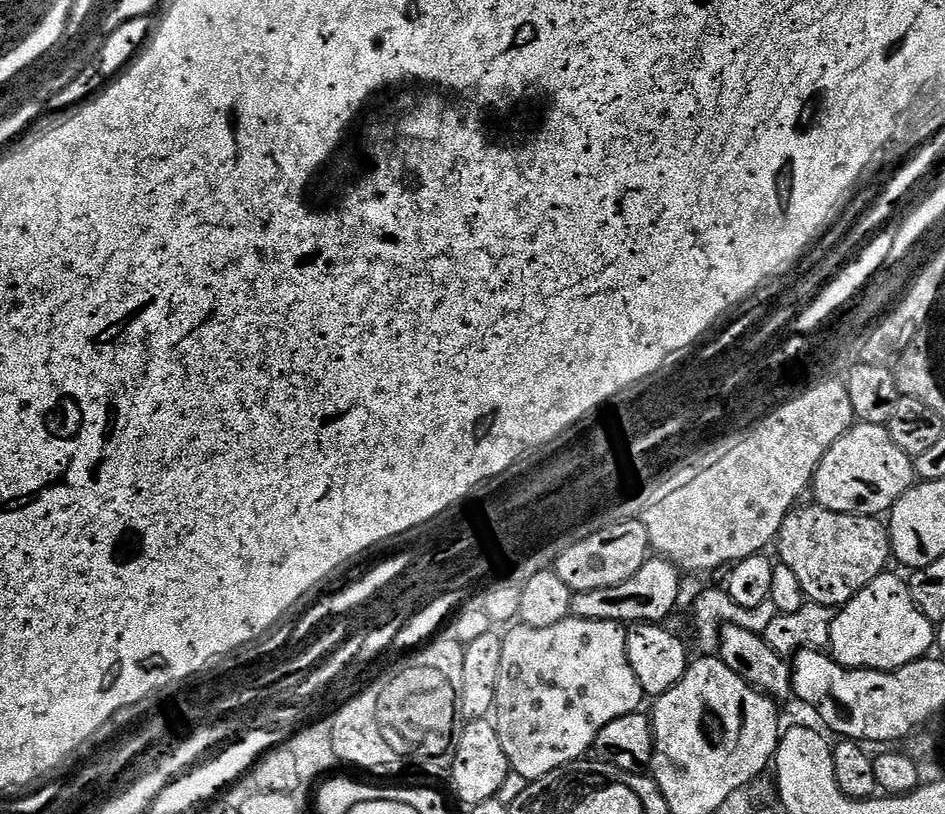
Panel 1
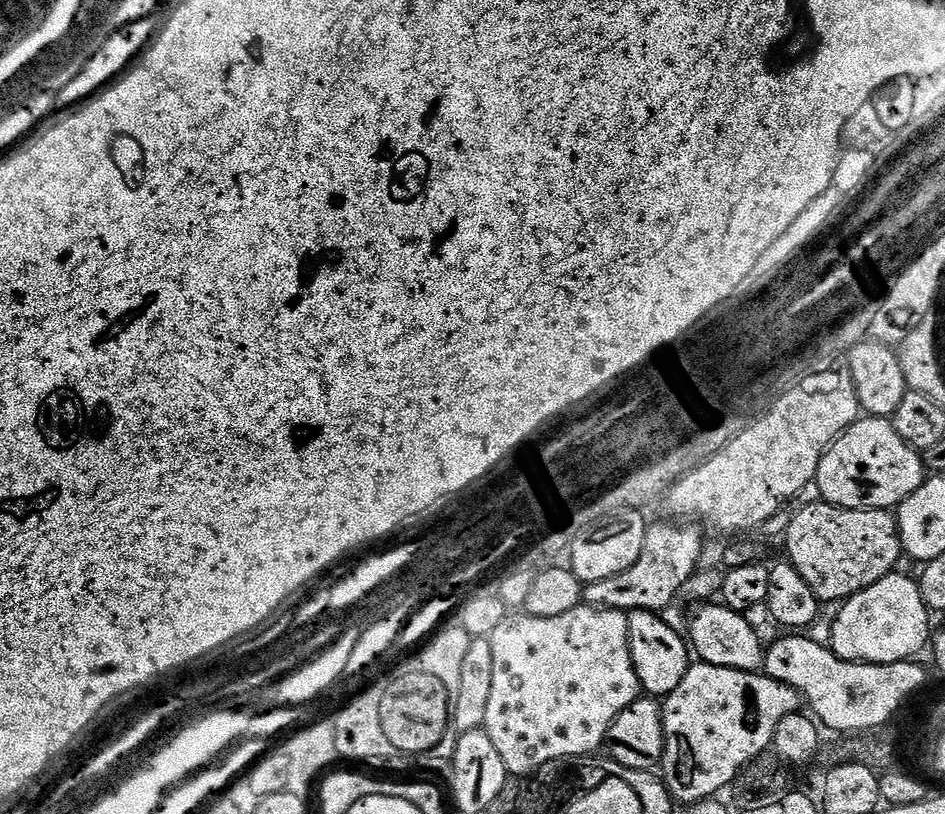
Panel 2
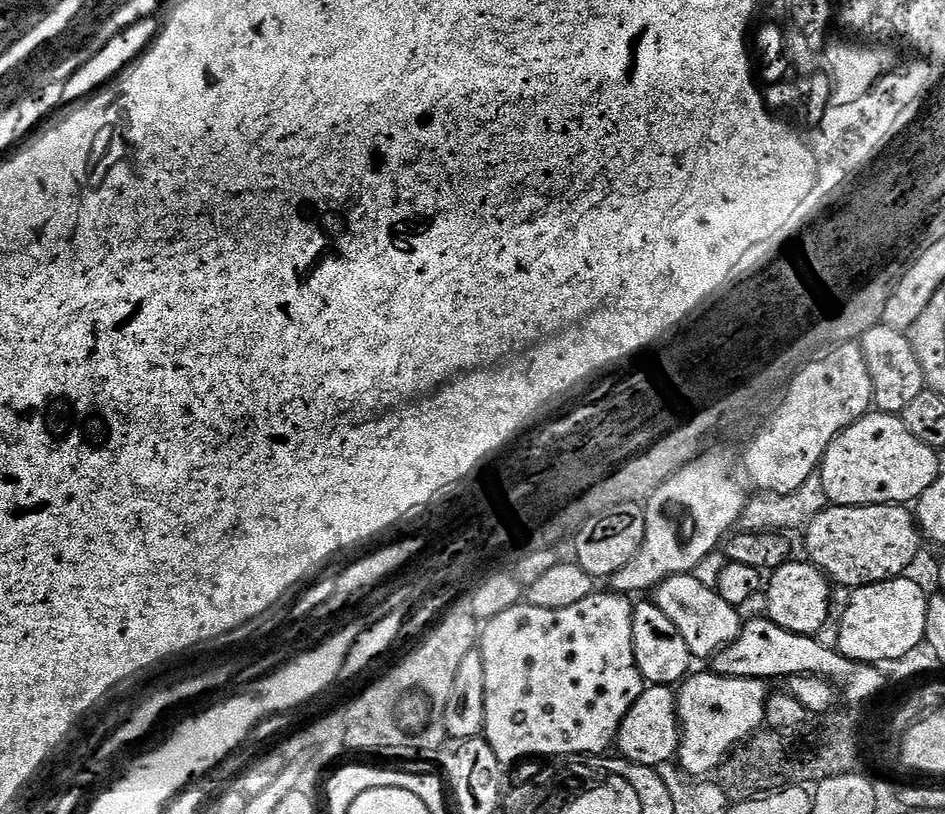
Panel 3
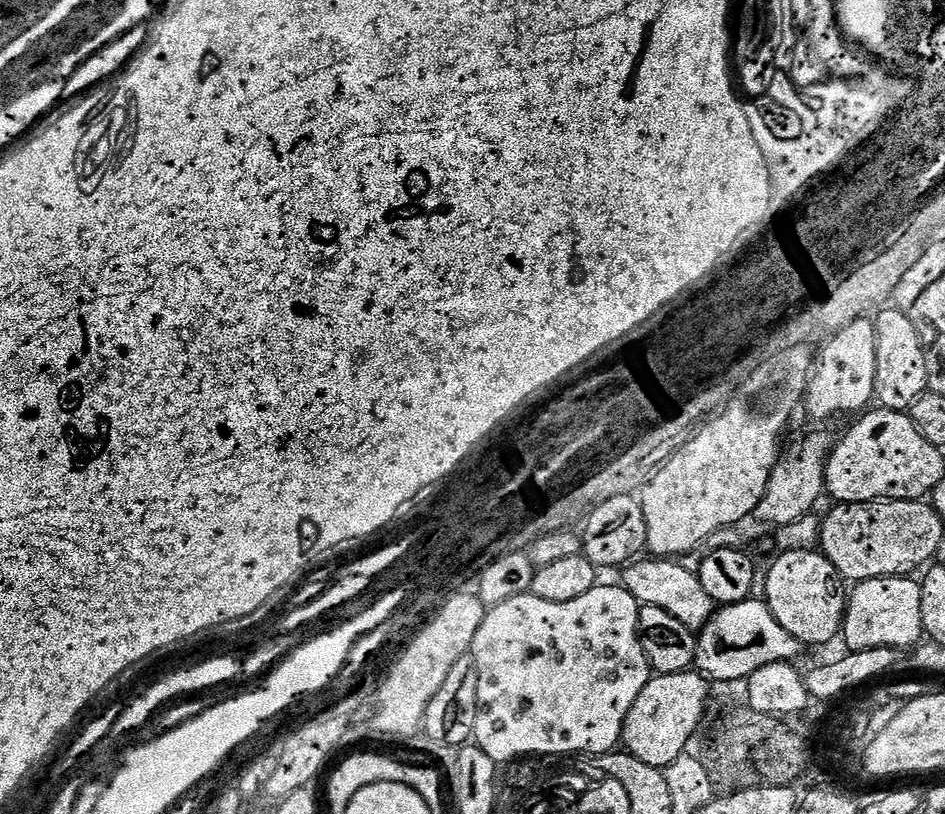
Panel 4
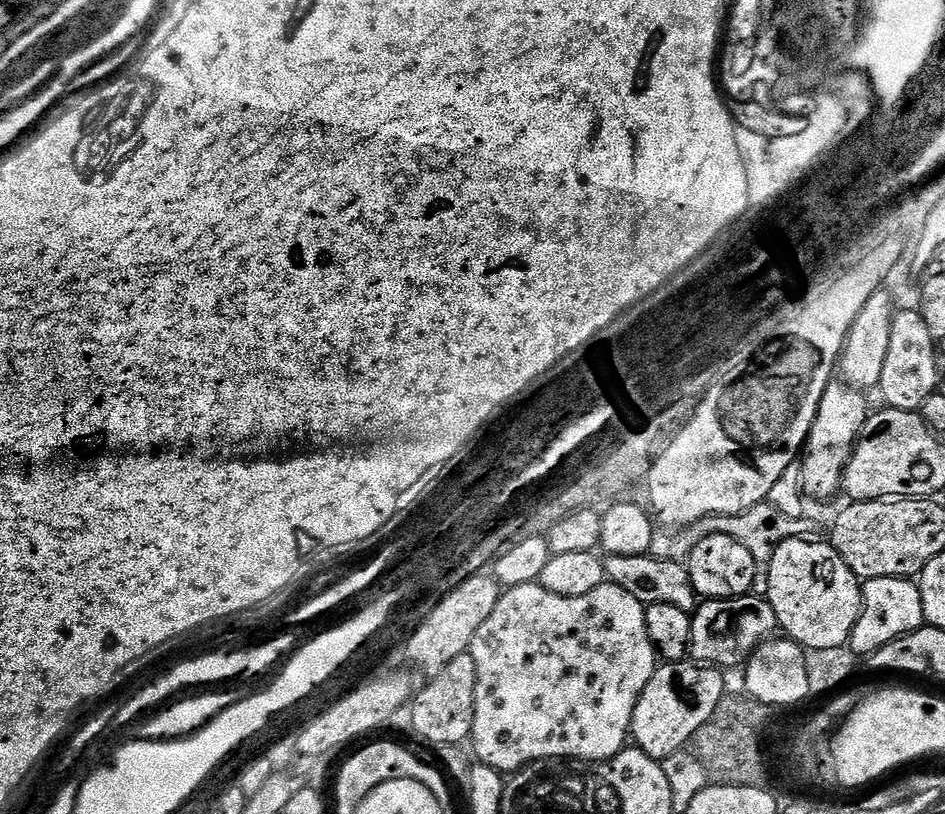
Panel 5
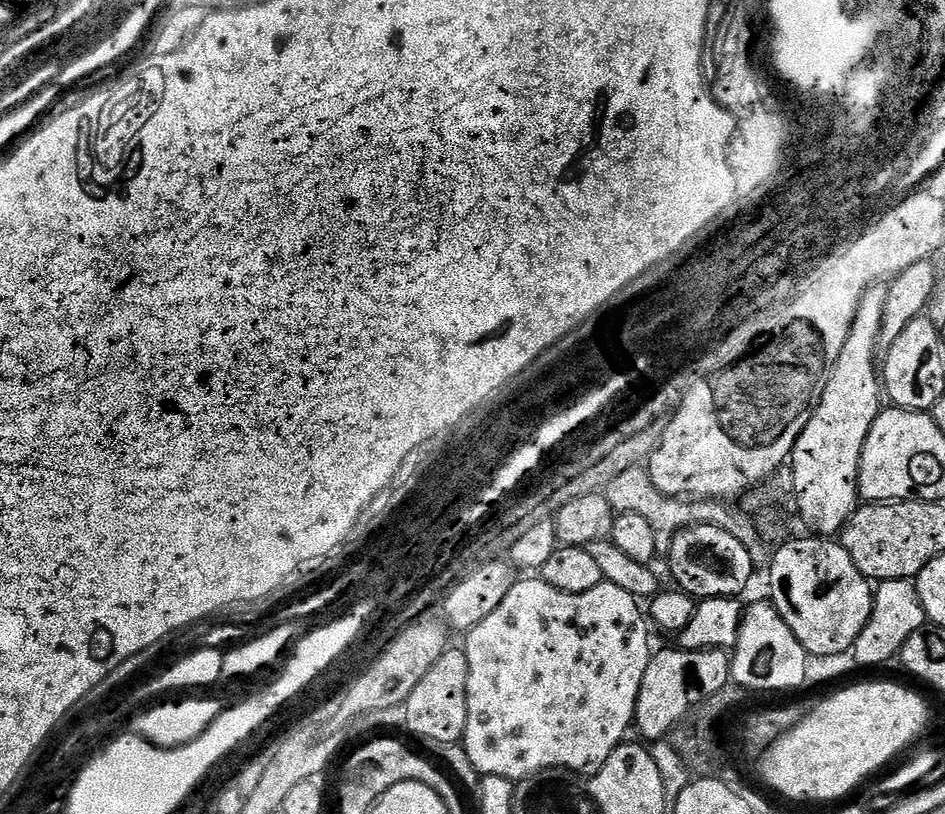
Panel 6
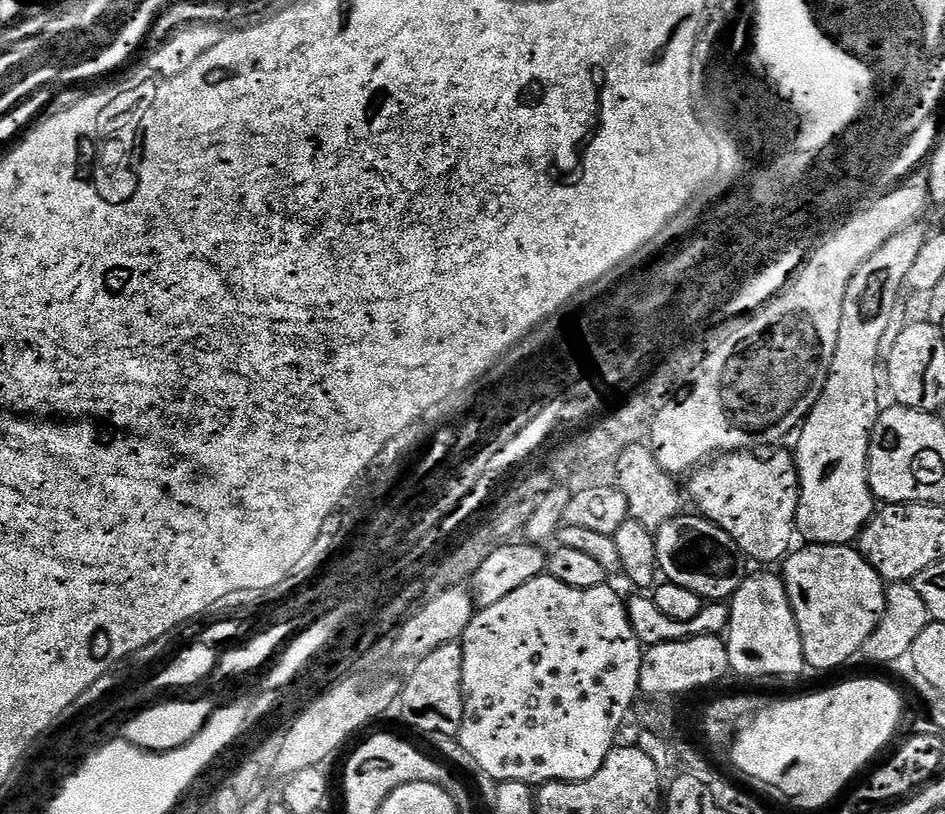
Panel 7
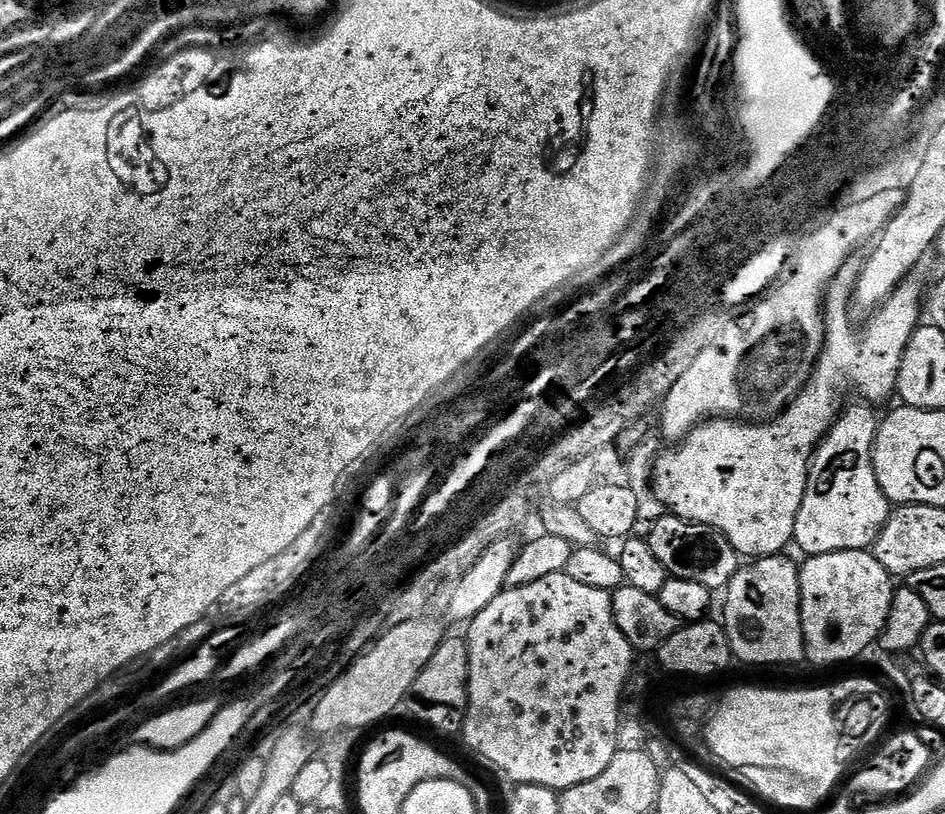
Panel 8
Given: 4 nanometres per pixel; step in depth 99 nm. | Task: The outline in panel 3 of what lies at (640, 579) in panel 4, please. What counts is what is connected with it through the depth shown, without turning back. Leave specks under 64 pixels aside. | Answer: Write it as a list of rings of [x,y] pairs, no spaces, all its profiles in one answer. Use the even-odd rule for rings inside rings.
[[[685,574],[682,576],[671,576],[654,589],[654,603],[674,626],[682,634],[682,638],[688,640],[688,645],[693,657],[697,661],[711,661],[717,652],[721,652],[726,645],[738,638],[742,627],[742,619],[738,613],[737,605],[726,602],[711,583],[703,584],[699,575]]]

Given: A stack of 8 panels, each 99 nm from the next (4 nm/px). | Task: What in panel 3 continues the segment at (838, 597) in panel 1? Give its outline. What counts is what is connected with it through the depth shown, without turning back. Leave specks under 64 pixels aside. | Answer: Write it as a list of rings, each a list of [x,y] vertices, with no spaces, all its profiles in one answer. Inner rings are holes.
[[[871,504],[870,506],[842,506],[841,508],[829,506],[821,510],[821,512],[814,517],[806,527],[803,529],[804,534],[804,548],[808,551],[807,559],[815,568],[819,568],[833,585],[841,584],[845,590],[853,588],[861,588],[867,584],[877,584],[883,580],[892,580],[896,576],[905,575],[909,571],[908,567],[916,560],[916,555],[920,552],[920,540],[922,541],[922,533],[919,524],[916,523],[915,515],[903,504]]]

